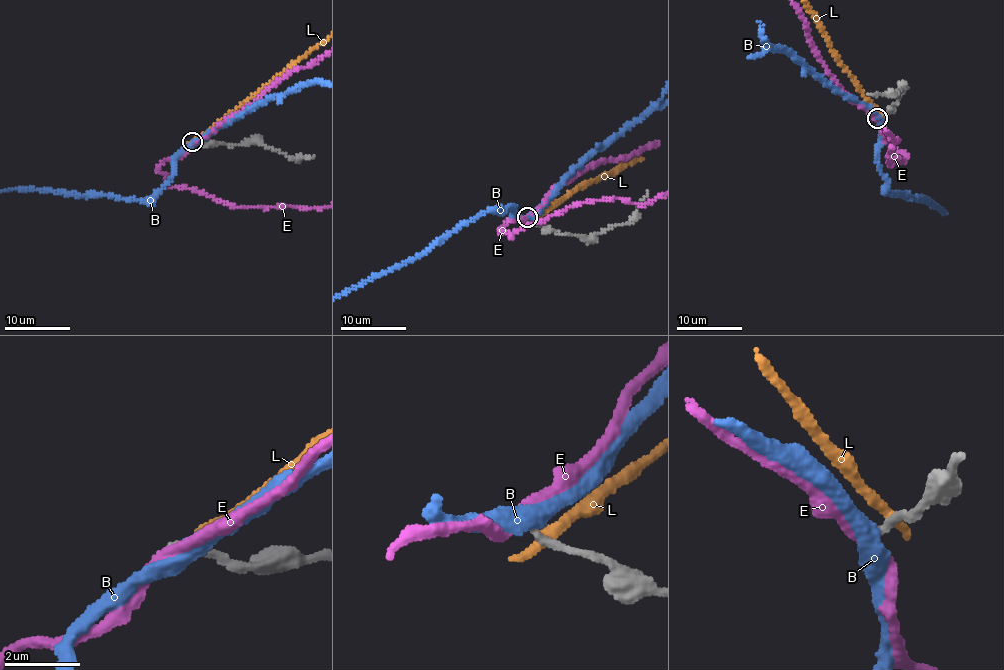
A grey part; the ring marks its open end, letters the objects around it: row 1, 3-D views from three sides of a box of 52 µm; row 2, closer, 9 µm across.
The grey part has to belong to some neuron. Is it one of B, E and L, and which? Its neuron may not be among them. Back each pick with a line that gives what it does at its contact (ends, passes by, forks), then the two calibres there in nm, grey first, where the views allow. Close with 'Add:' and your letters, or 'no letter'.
Add: no letter

